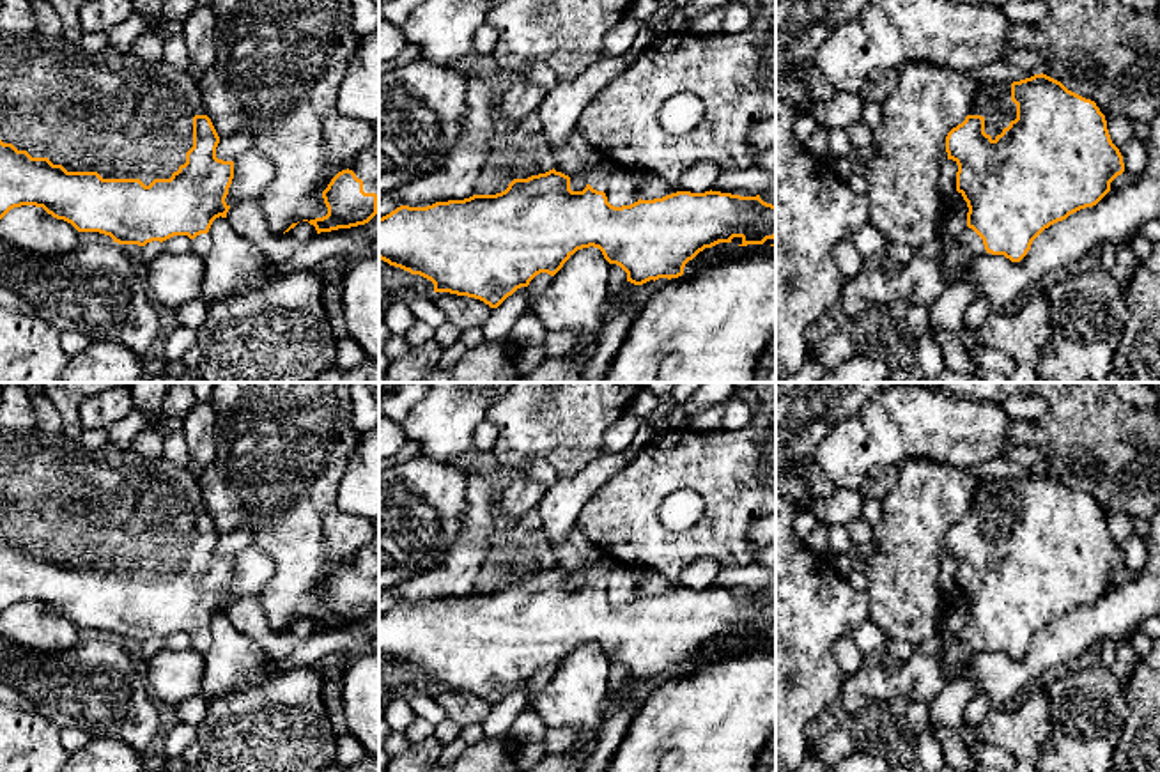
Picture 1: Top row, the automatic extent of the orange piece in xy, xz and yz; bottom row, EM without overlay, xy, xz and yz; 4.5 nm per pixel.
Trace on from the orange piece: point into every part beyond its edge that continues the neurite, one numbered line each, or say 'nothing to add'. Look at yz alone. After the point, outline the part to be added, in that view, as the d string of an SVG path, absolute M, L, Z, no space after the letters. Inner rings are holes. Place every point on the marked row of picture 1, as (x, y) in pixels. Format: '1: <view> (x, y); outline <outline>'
1: yz (992, 101); outline M983 81L974 96L971 115L981 115L985 119L985 133L995 140L1017 119L1011 83Z
2: yz (967, 245); outline M967 227L939 257L944 276L953 282L971 259L985 251L983 239Z

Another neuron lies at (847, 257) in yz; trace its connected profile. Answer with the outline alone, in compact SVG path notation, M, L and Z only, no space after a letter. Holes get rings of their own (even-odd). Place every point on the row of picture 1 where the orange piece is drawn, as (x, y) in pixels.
M850 239L834 244L832 259L843 278L855 276L864 267L864 257L859 253Z

